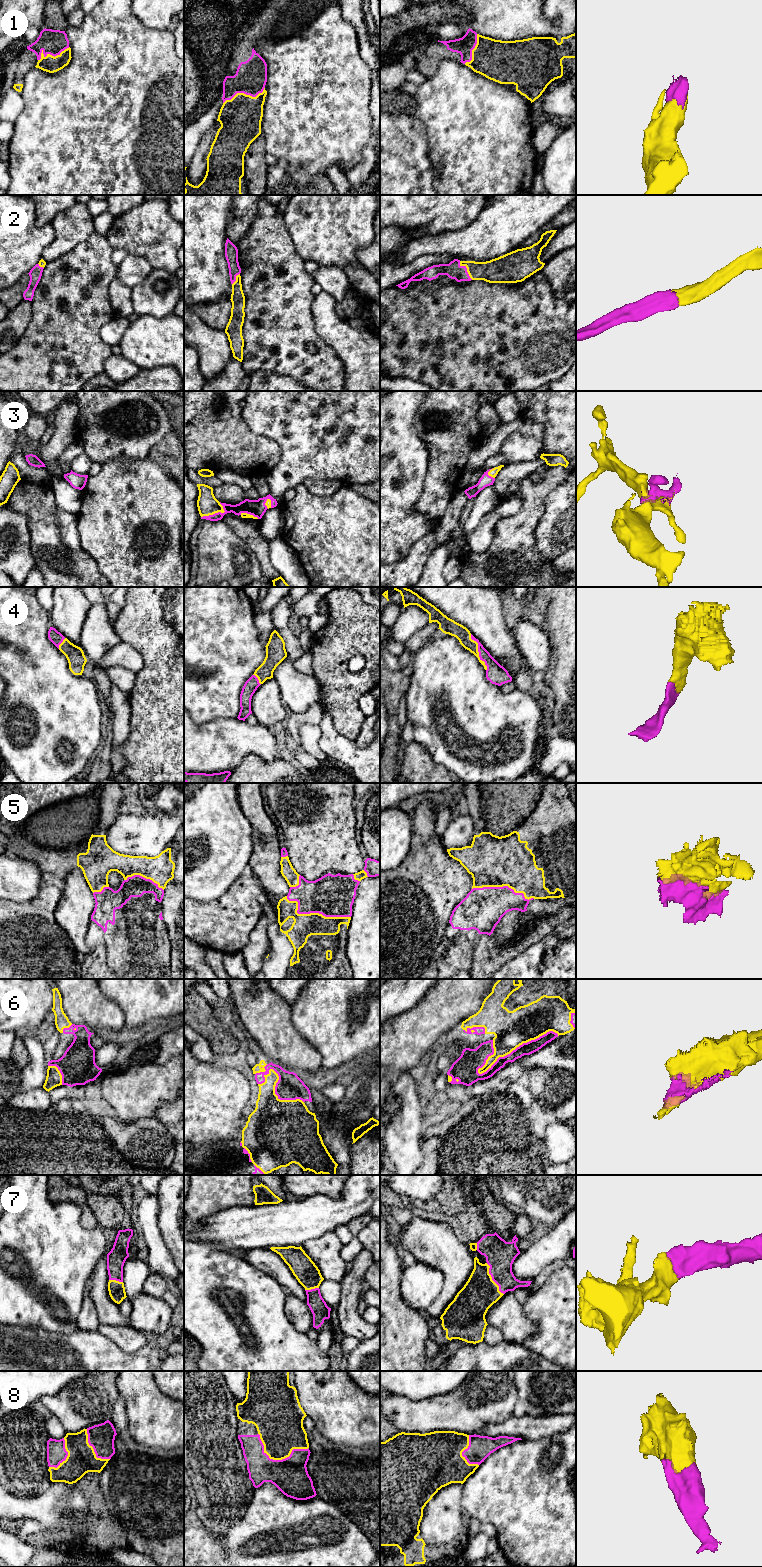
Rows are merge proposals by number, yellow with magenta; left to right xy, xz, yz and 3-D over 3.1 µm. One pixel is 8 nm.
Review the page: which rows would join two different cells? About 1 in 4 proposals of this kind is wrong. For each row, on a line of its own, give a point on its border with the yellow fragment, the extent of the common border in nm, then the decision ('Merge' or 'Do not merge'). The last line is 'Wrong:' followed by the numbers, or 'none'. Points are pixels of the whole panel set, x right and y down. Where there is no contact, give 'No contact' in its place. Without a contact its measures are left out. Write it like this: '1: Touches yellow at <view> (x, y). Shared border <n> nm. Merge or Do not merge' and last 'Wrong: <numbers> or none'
1: Touches yellow at xy (52, 56). Shared border 280 nm. Merge
2: Touches yellow at yz (467, 269). Shared border 190 nm. Merge
3: Touches yellow at xz (213, 513). Shared border 200 nm. Merge
4: Touches yellow at yz (478, 652). Shared border 320 nm. Merge
5: Touches yellow at xz (313, 913). Shared border 550 nm. Merge
6: Touches yellow at yz (517, 1046). Shared border 700 nm. Merge
7: Touches yellow at yz (491, 1279). Shared border 300 nm. Merge
8: Touches yellow at xz (278, 1459). Shared border 420 nm. Merge
Wrong: none

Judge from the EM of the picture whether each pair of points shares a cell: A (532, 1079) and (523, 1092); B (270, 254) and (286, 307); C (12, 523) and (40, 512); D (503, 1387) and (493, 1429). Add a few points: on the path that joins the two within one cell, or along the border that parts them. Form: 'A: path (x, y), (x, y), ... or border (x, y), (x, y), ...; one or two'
A: border (518, 1080), (532, 1096), (532, 1104); two
B: path (270, 267), (277, 287), (277, 294); one
C: border (10, 507), (26, 516), (30, 540); two
D: border (512, 1414), (502, 1421), (485, 1423), (474, 1433); two

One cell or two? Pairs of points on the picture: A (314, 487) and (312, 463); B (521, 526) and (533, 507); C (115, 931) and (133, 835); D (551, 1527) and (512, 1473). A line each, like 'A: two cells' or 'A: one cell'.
A: two cells
B: one cell
C: two cells
D: one cell

